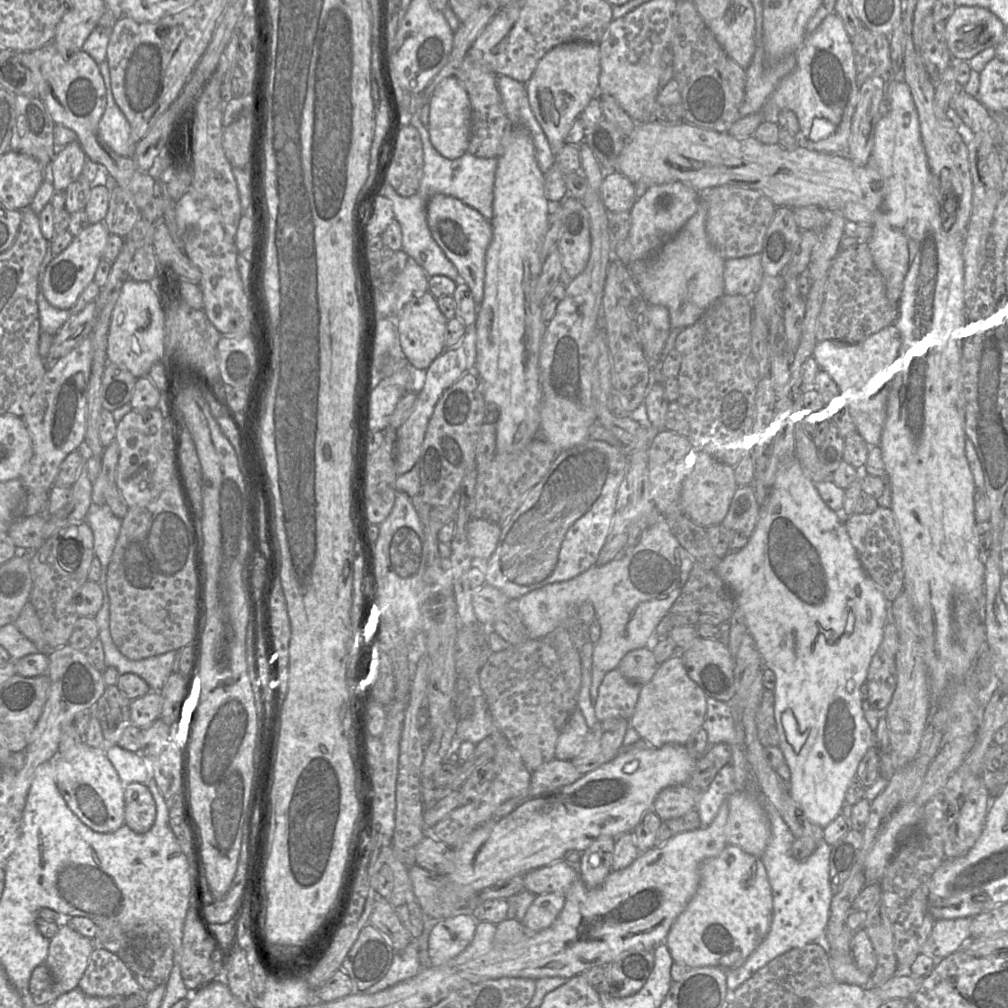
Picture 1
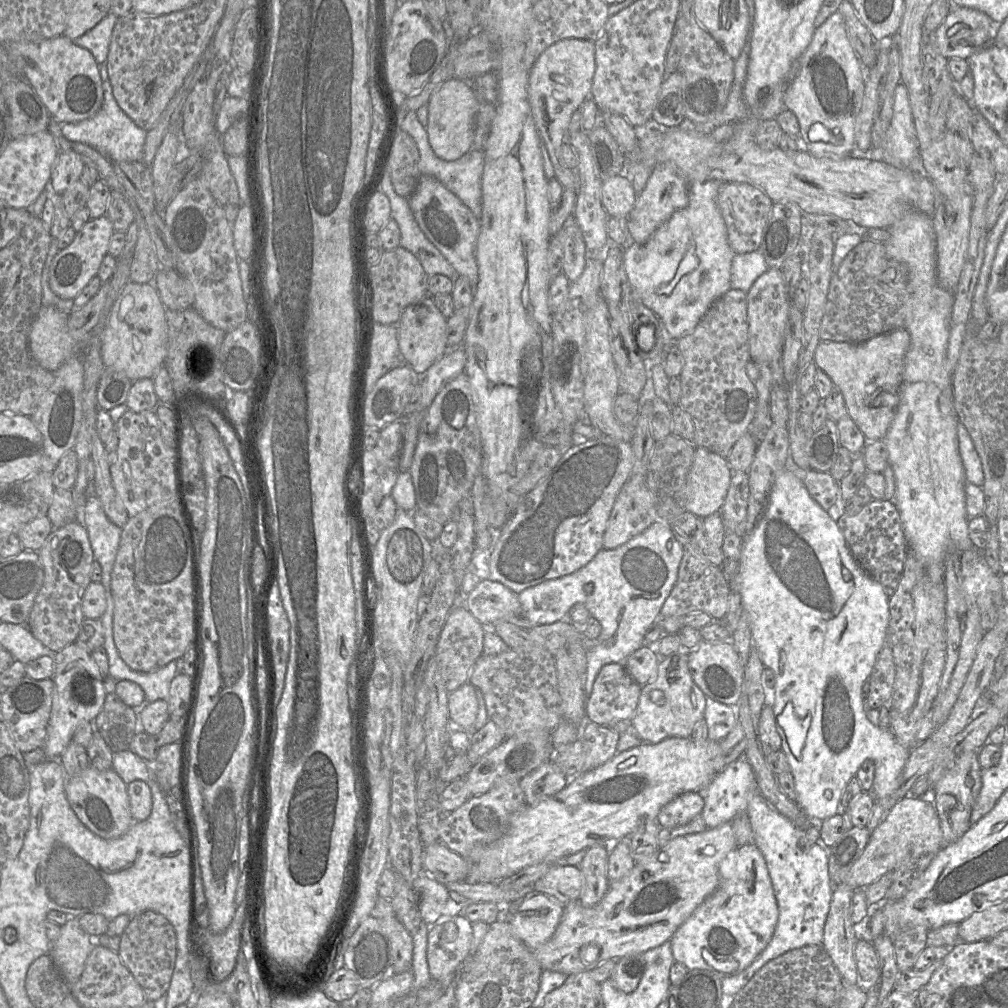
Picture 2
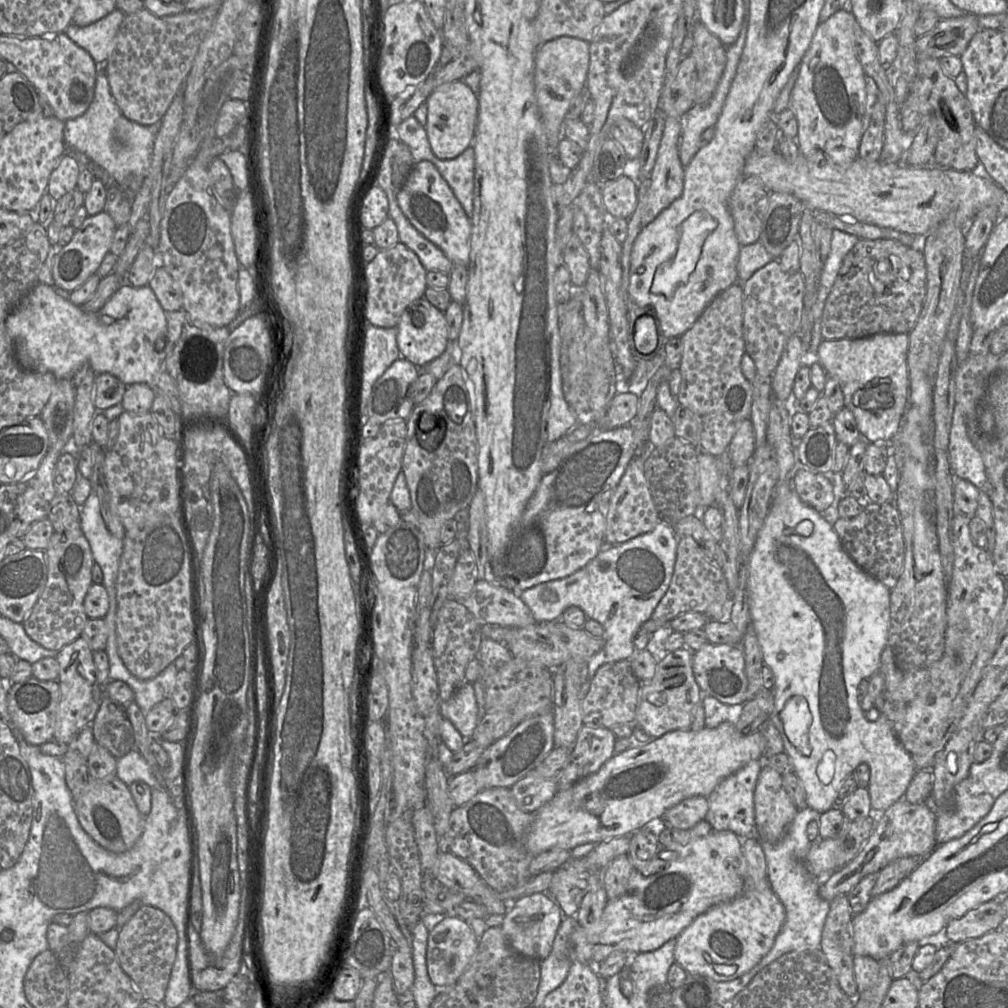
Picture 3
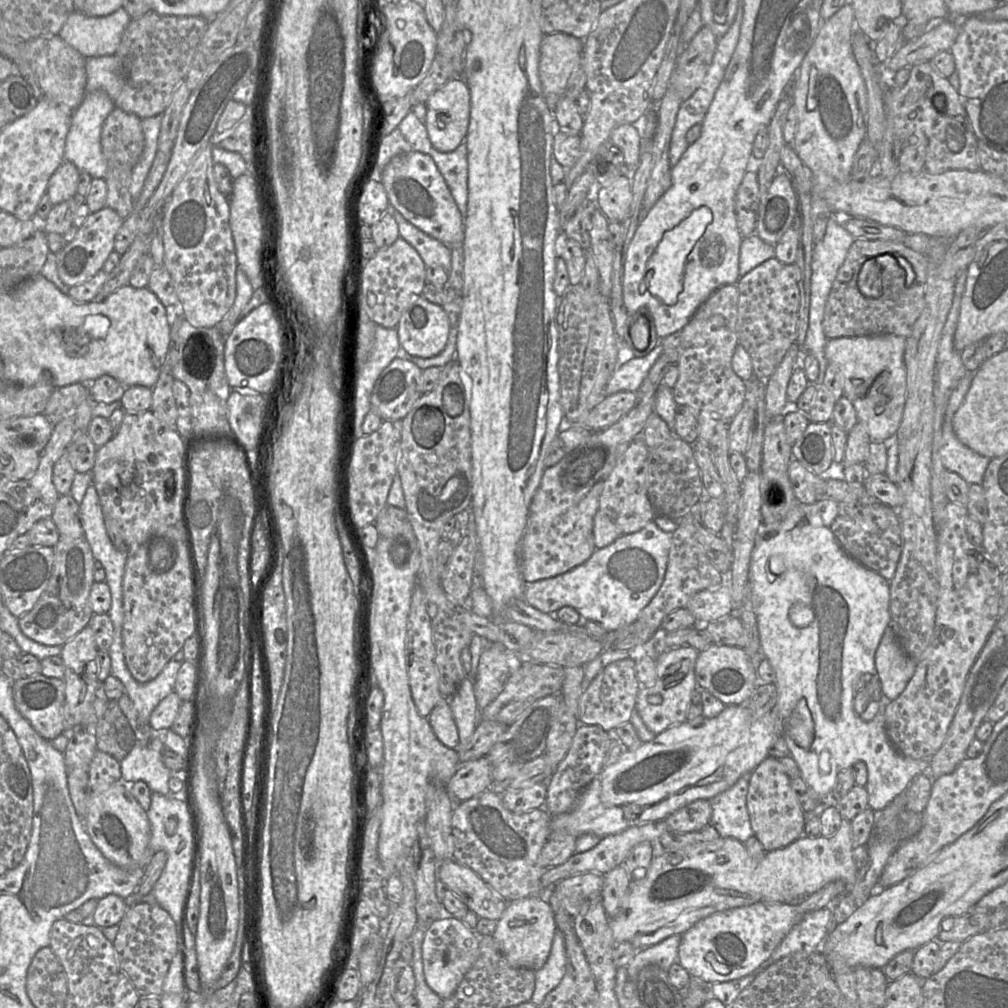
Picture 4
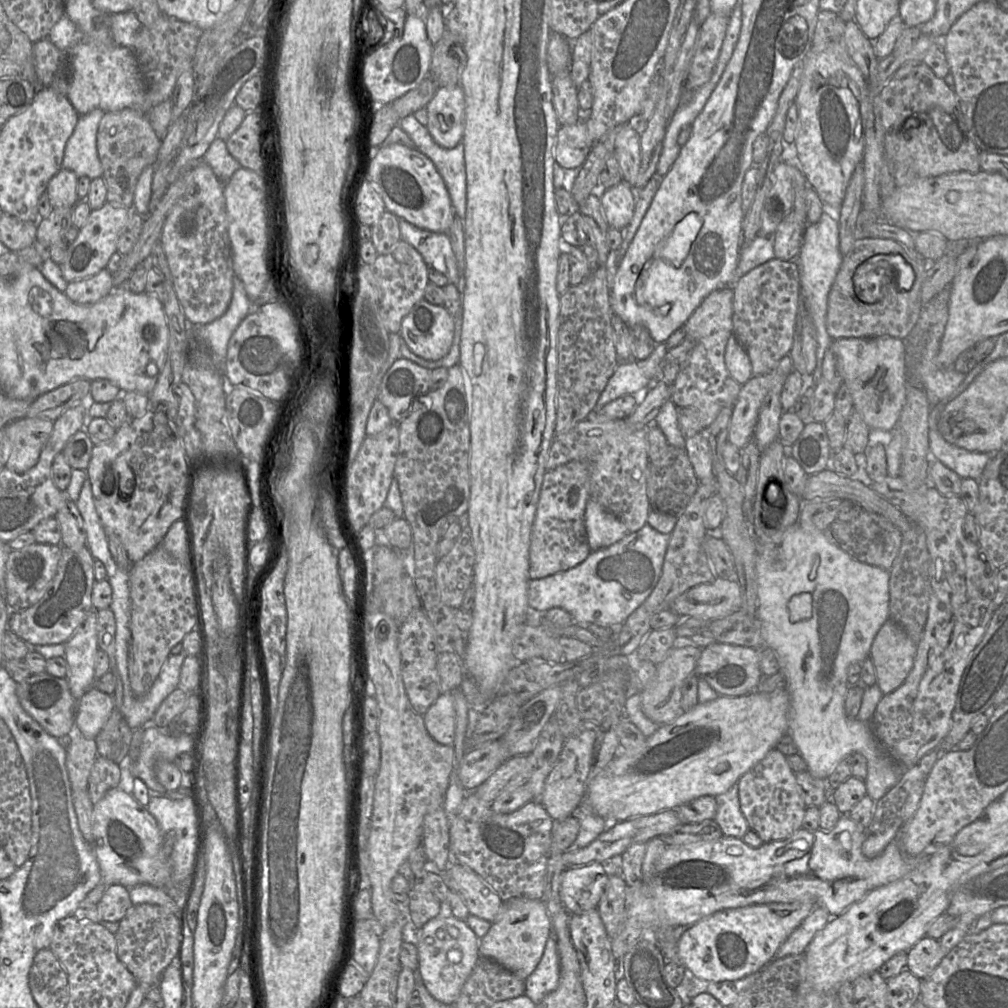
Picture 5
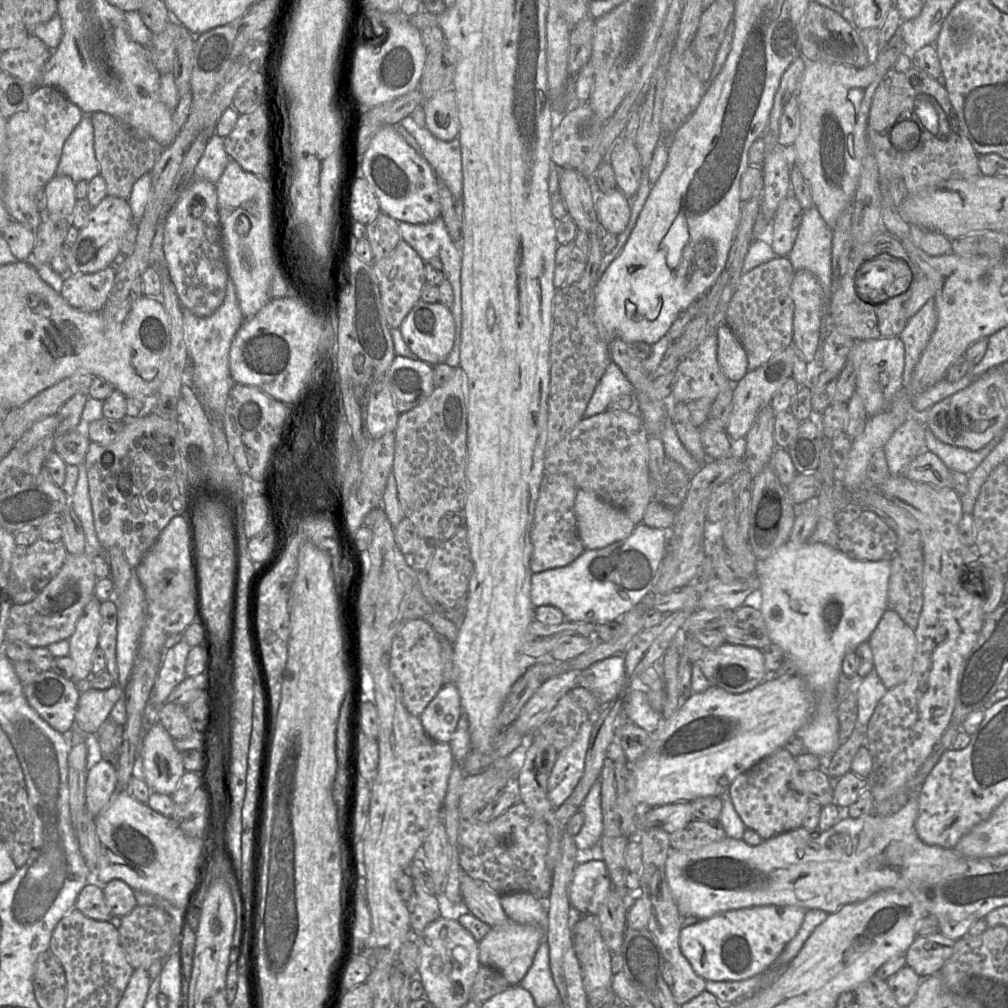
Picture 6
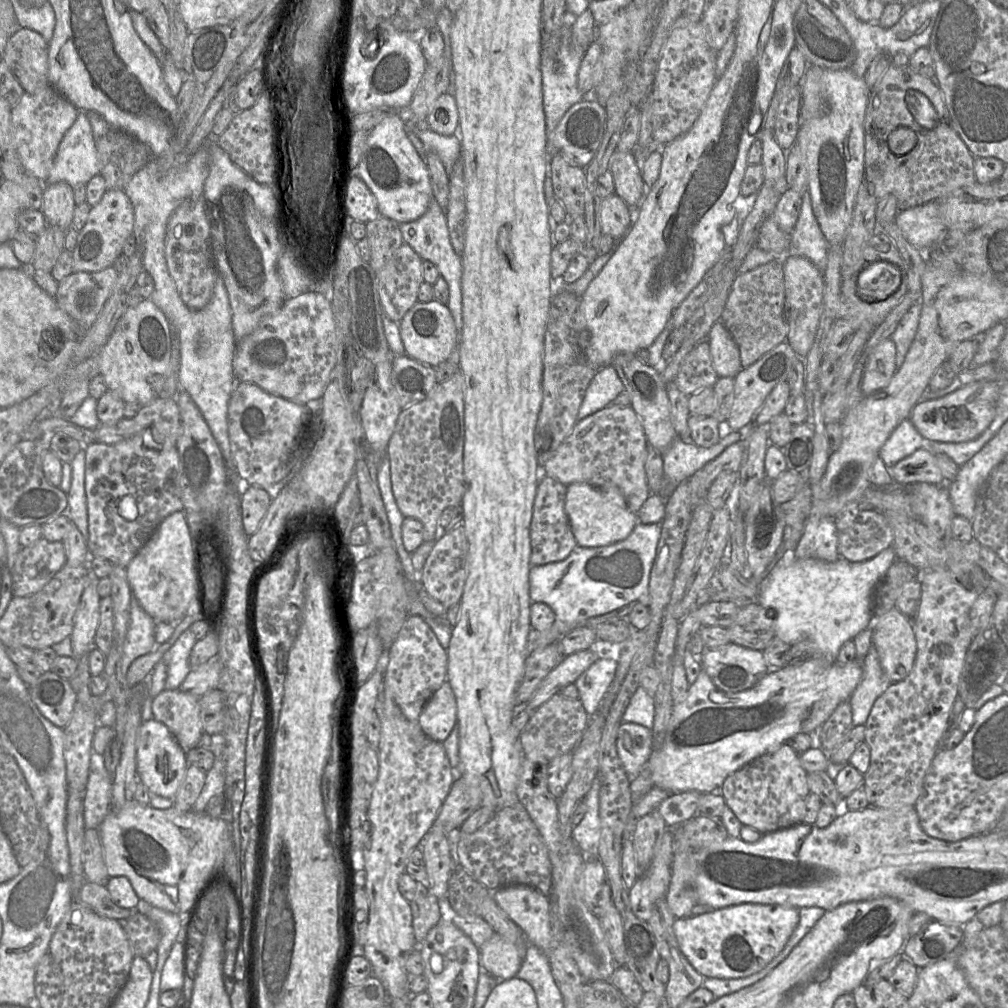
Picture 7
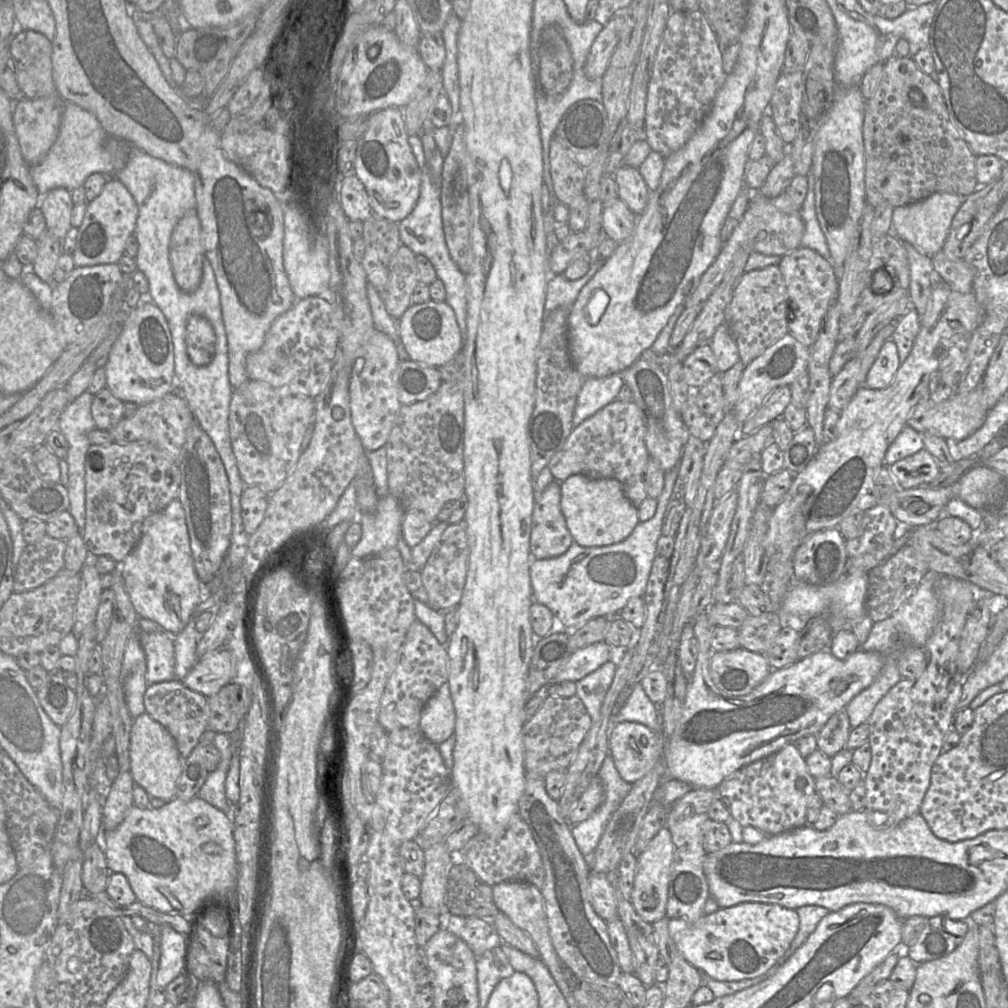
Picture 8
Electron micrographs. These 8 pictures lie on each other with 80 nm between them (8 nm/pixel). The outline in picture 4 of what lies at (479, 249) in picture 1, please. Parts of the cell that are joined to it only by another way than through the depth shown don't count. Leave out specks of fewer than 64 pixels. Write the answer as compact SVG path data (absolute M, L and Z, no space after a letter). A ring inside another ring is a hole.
M411 151L393 157L381 174L390 205L405 219L447 246L463 245L464 219L433 158L425 153Z

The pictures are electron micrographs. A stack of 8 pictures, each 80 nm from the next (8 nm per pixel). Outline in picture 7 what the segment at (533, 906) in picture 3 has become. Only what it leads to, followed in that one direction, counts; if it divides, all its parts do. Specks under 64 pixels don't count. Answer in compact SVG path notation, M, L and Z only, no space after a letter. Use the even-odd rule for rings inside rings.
M494 934L480 948L480 965L498 981L517 976L525 958L528 942L510 942Z

